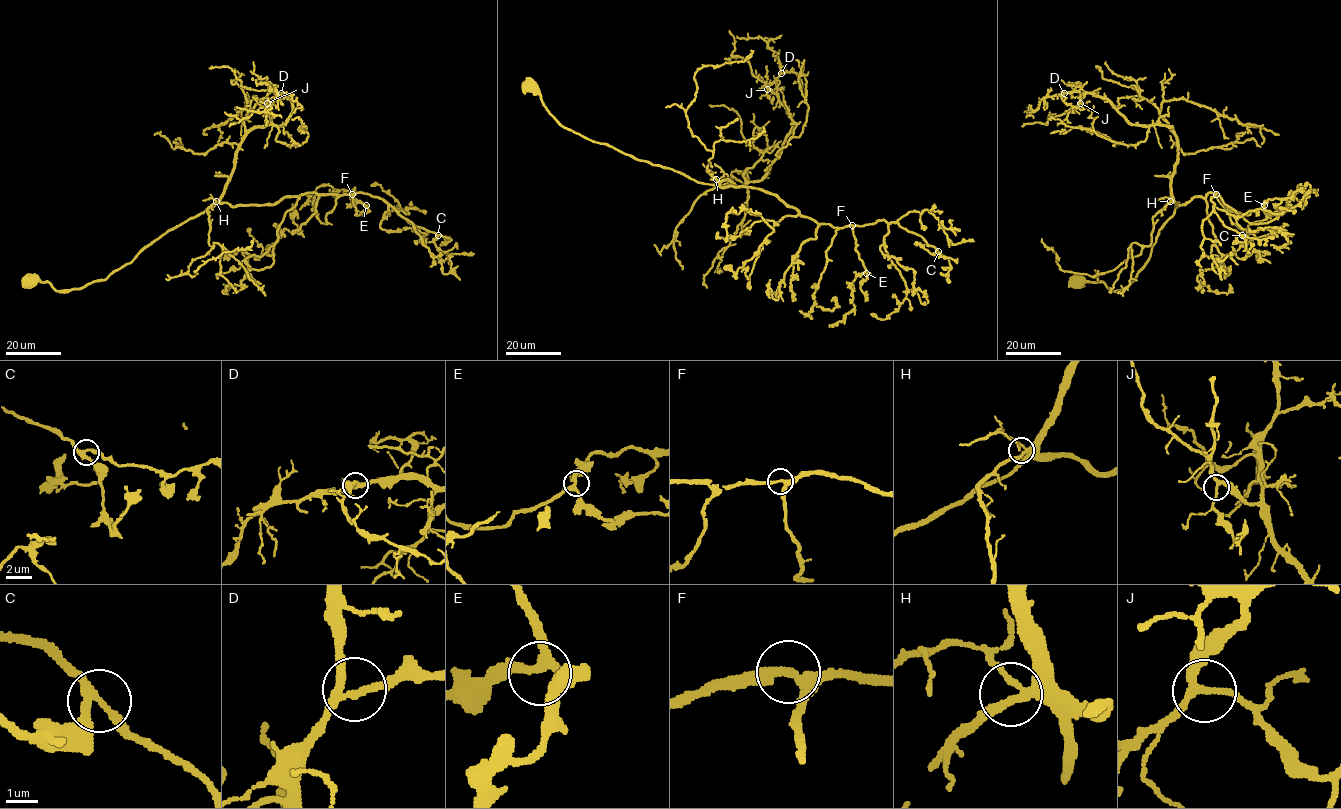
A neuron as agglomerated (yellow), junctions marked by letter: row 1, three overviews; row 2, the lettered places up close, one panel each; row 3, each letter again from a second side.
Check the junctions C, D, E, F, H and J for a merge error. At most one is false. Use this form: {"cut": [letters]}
{"cut": []}

